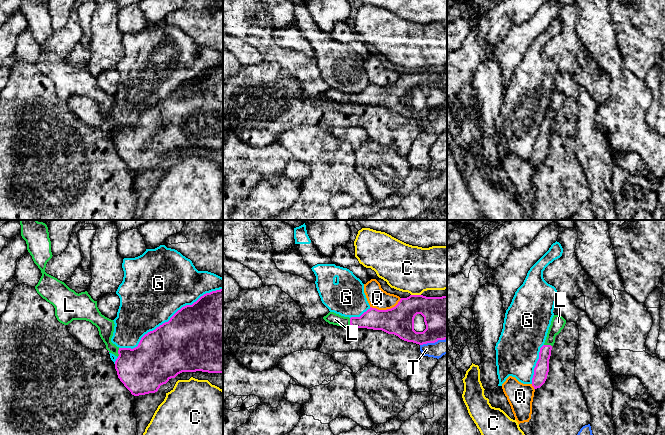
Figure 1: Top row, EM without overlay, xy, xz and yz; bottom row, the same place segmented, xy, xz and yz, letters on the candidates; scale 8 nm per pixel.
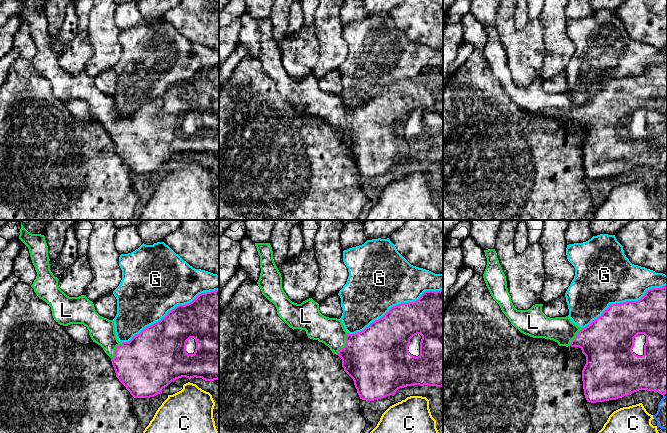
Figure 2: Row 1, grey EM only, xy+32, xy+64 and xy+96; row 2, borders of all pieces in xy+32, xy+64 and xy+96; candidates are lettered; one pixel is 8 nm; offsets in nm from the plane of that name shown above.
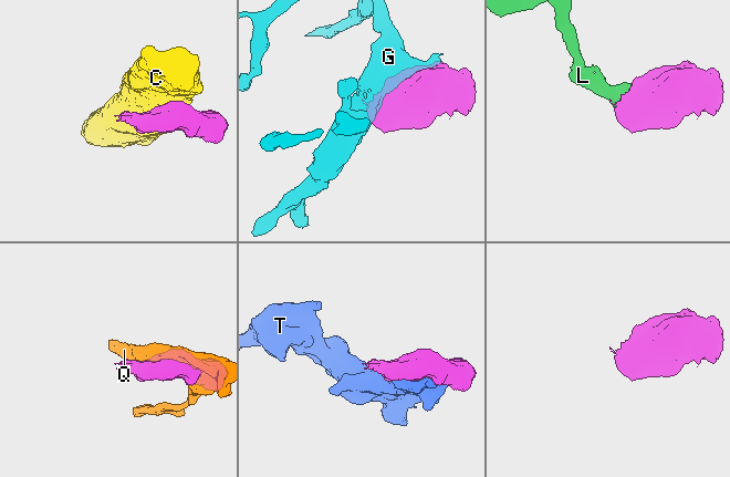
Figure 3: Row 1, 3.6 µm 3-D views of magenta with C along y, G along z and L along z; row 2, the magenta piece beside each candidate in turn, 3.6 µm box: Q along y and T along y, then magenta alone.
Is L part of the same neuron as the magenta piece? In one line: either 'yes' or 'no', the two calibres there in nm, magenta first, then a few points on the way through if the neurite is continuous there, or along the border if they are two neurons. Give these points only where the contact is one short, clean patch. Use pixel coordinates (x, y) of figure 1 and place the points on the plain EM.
yes; calibres 380 and 130 nm; way xy (143, 145), (135, 142), (118, 128), (108, 119), (105, 102)

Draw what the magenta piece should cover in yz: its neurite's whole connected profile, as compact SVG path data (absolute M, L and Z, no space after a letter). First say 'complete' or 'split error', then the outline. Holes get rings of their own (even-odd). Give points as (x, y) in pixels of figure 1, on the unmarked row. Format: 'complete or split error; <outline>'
split error; M554 91L549 103L544 121L540 124L539 135L534 144L532 162L534 165L540 164L546 157L549 148L549 135L555 113L561 108L566 100L566 96L559 91Z

